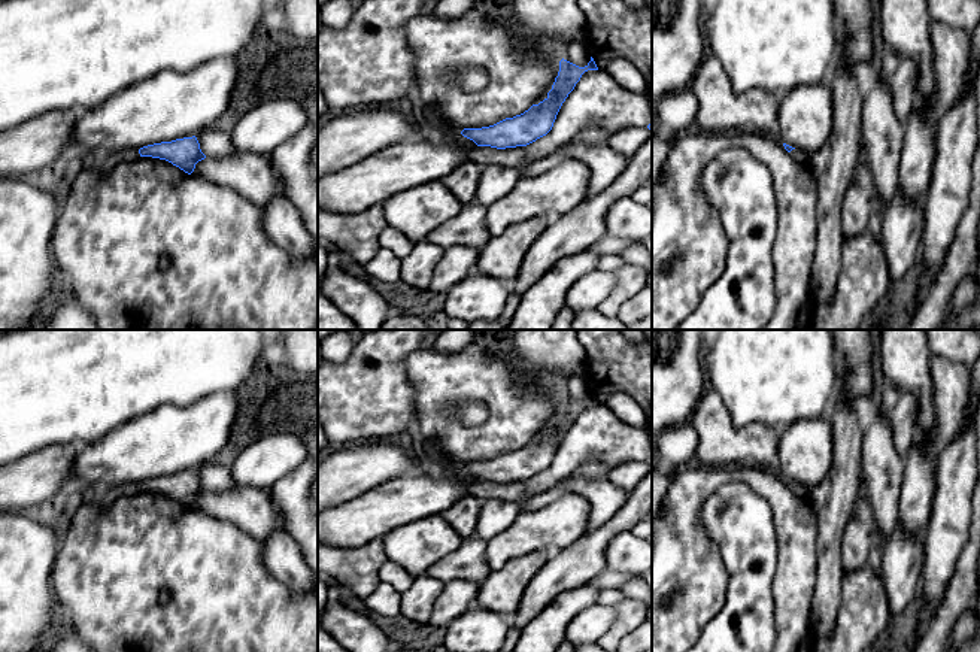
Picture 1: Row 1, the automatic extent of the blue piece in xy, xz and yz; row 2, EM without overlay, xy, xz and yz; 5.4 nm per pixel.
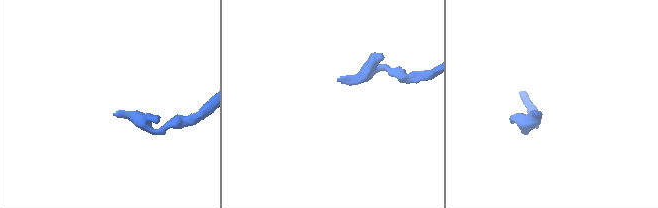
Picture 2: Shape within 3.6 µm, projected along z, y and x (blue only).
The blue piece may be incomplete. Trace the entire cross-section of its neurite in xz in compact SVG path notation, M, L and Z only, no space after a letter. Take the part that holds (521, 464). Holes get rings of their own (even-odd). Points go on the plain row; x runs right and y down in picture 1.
M592 391L585 401L562 392L552 424L543 436L533 439L521 449L506 452L494 460L464 463L461 467L455 467L455 474L461 479L474 476L477 480L497 483L527 480L535 476L552 464L562 437L588 404L598 404Z

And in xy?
M195 470L176 473L172 476L161 476L137 483L122 483L113 486L100 501L101 506L112 504L119 495L136 494L139 491L152 491L172 497L185 507L191 509L195 498L206 492L200 483Z

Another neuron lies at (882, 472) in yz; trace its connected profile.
M876 410L873 421L864 427L861 454L861 479L867 488L874 525L889 539L898 525L904 474L904 461L893 446L889 415Z

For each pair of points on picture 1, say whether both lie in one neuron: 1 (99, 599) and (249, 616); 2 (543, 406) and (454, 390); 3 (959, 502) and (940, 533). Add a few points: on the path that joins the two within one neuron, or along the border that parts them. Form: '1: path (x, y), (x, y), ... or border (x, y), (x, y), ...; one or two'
1: path (136, 616), (212, 616); one
2: path (521, 406), (501, 390), (476, 390); one
3: path (952, 509), (941, 525); one

